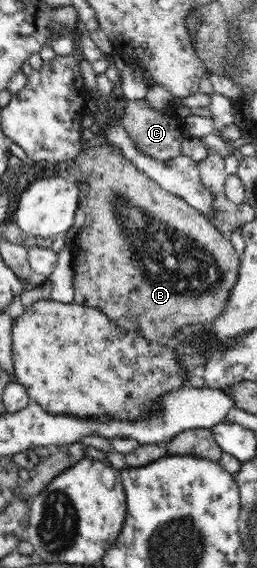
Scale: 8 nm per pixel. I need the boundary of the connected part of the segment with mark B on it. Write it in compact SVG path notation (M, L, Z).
M106 143L87 151L80 152L71 166L66 166L65 176L77 182L88 184L86 214L88 216L83 231L76 238L75 249L79 252L75 258L76 272L74 272L74 298L73 302L78 305L103 311L110 321L120 330L139 330L143 338L148 342L169 345L174 343L174 334L180 328L201 327L212 323L220 314L224 314L226 301L232 288L238 282L238 268L240 268L240 256L236 248L230 243L228 237L222 234L208 217L192 208L183 198L174 196L170 191L164 190L154 179L151 179L145 172L138 170L128 158L124 158L119 152L119 148L114 148Z

